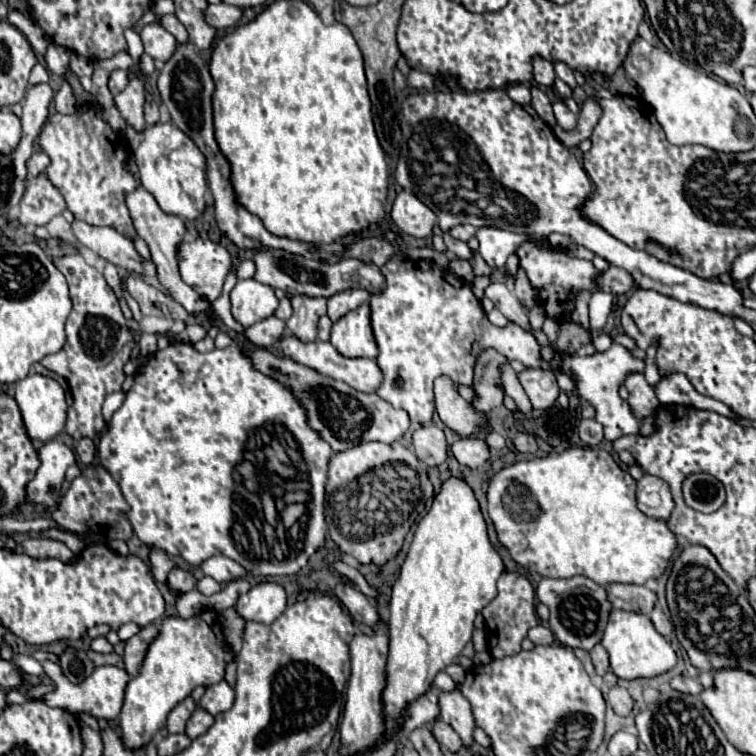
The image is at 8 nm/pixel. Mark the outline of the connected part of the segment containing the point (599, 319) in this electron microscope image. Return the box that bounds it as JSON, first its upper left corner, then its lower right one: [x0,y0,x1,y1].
[588,293,614,331]

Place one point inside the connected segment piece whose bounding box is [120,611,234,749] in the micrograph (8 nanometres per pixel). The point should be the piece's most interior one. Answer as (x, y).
(186, 653)

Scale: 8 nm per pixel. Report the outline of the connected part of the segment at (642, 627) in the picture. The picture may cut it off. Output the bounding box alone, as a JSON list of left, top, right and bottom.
[602,609,676,679]

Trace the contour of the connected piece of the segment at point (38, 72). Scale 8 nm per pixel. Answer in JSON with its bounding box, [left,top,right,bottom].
[30,63,50,87]

